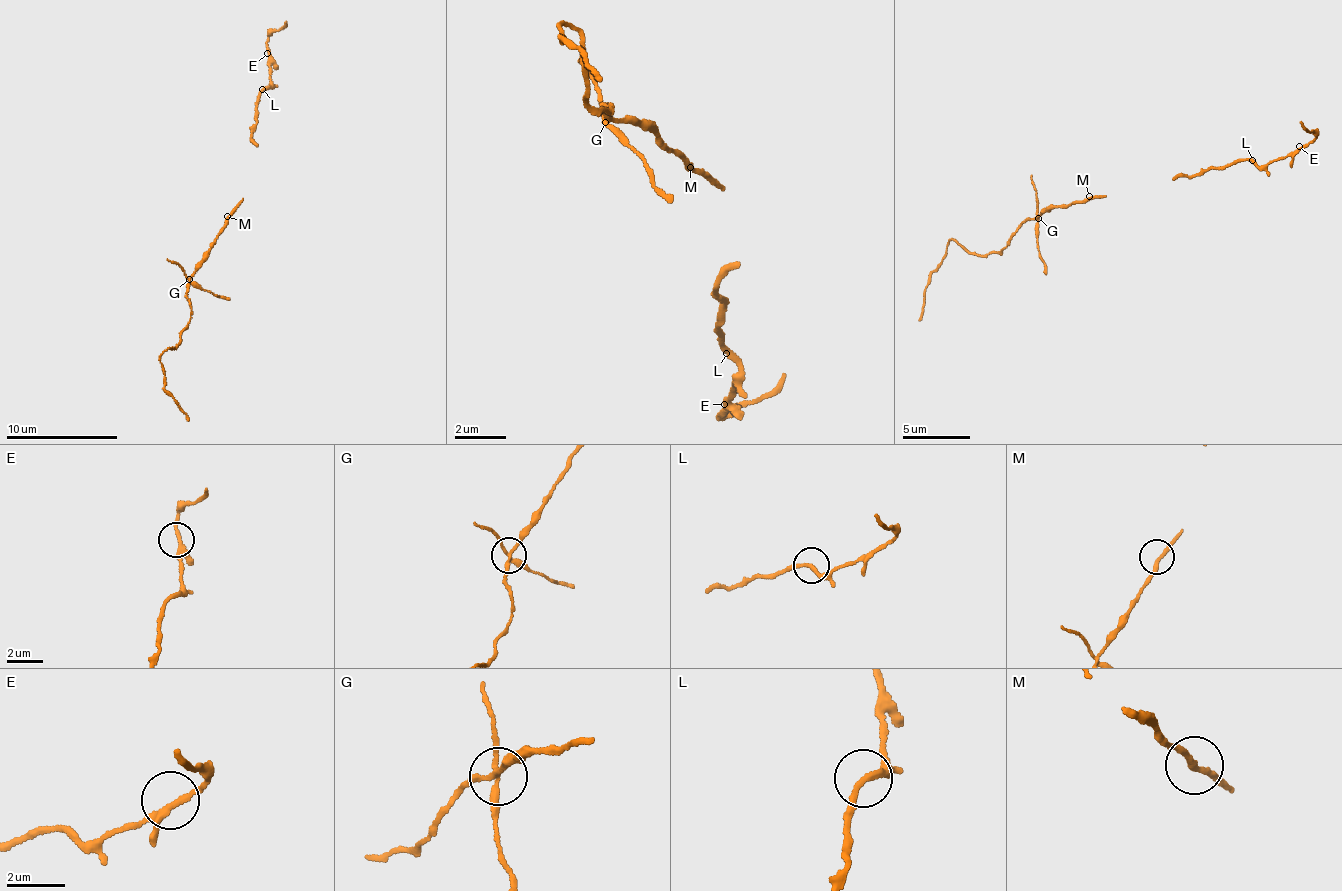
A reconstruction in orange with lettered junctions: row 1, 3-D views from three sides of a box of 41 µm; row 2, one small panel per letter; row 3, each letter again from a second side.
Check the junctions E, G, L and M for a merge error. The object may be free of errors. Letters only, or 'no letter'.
G

